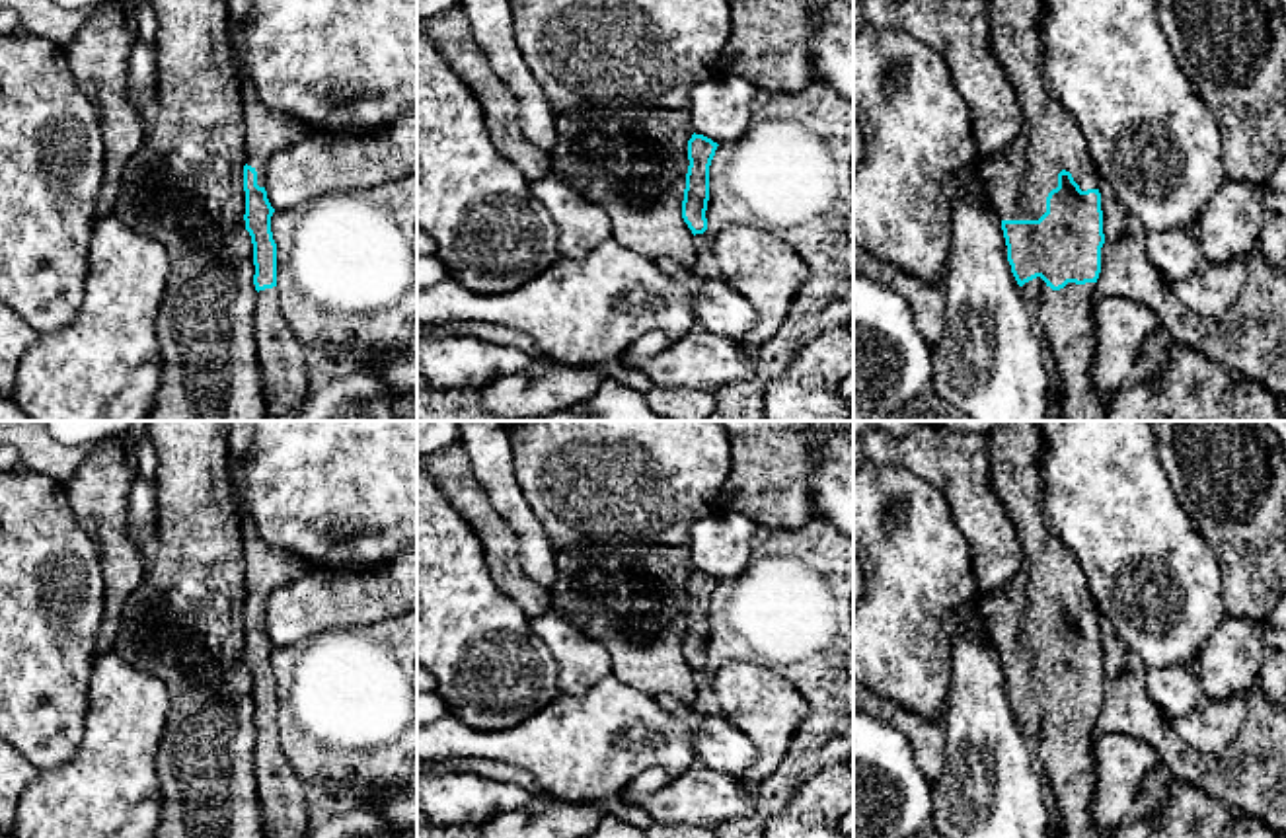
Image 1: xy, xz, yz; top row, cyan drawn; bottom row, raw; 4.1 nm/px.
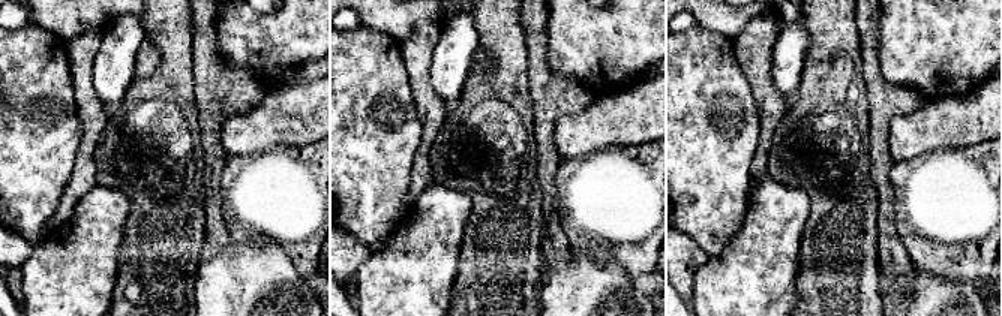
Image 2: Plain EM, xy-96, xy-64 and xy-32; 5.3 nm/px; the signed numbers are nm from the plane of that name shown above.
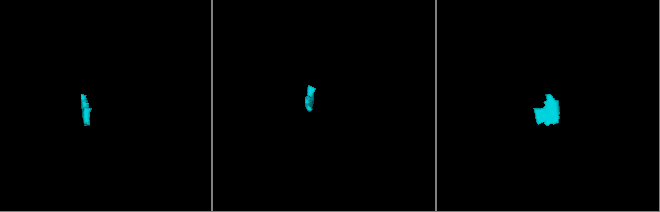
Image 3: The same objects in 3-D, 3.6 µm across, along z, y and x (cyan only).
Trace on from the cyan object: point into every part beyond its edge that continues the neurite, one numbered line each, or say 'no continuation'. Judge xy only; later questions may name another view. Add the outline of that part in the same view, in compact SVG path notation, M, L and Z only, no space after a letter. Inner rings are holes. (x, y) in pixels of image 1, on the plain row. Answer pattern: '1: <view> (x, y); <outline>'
1: xy (267, 568); M240 516L240 534L246 559L246 600L257 608L257 622L265 624L269 594L304 577L312 567L292 553L271 548L247 516Z
2: xy (283, 796); M277 723L257 729L253 772L265 838L302 838L308 826L308 785L283 752Z

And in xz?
no continuation

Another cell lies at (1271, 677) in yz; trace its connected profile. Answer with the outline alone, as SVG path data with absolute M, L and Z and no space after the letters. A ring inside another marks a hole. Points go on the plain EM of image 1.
M1263 626L1263 659L1257 672L1257 686L1265 698L1286 707L1286 629Z

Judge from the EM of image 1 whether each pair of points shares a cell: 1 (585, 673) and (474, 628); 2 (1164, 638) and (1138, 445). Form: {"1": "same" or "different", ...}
{"1": "same", "2": "same"}

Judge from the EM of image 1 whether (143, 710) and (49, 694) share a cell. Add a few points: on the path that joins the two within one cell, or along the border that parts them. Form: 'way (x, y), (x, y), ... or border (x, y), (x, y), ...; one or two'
way (119, 710), (100, 710), (88, 698), (73, 698); one

